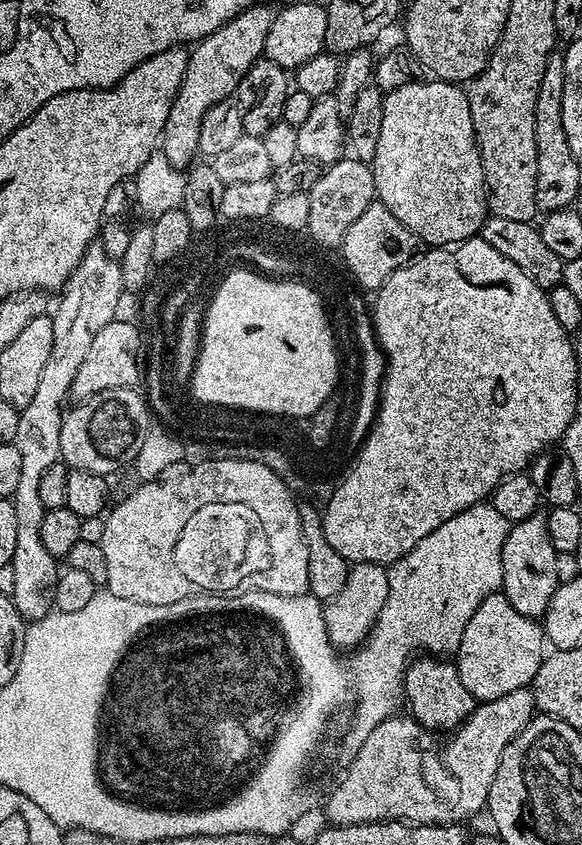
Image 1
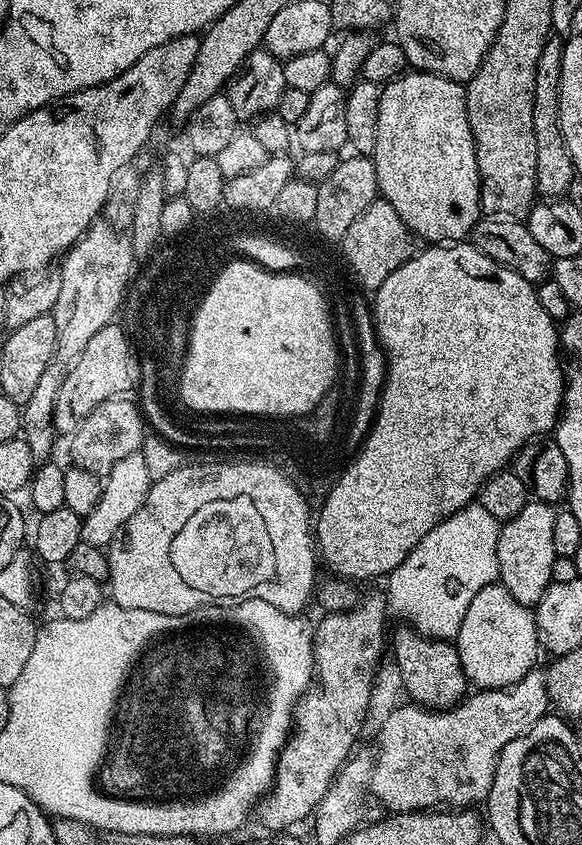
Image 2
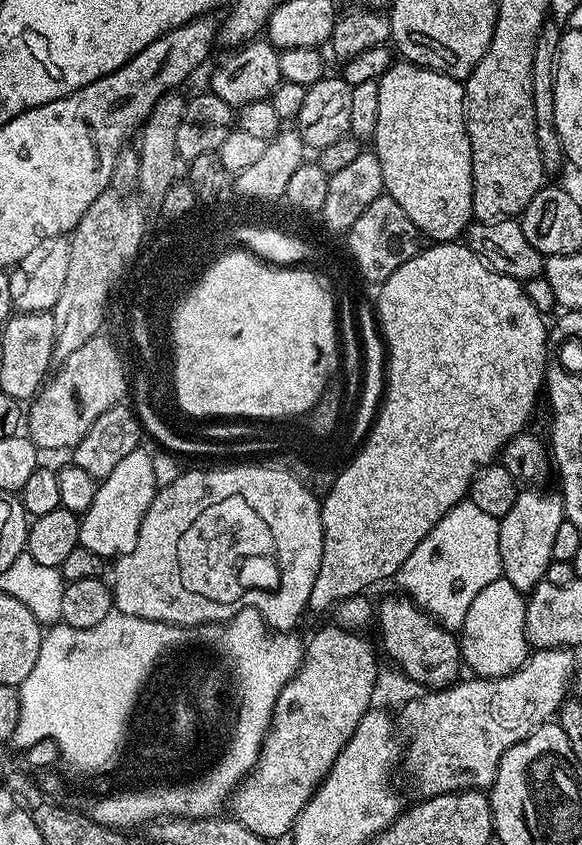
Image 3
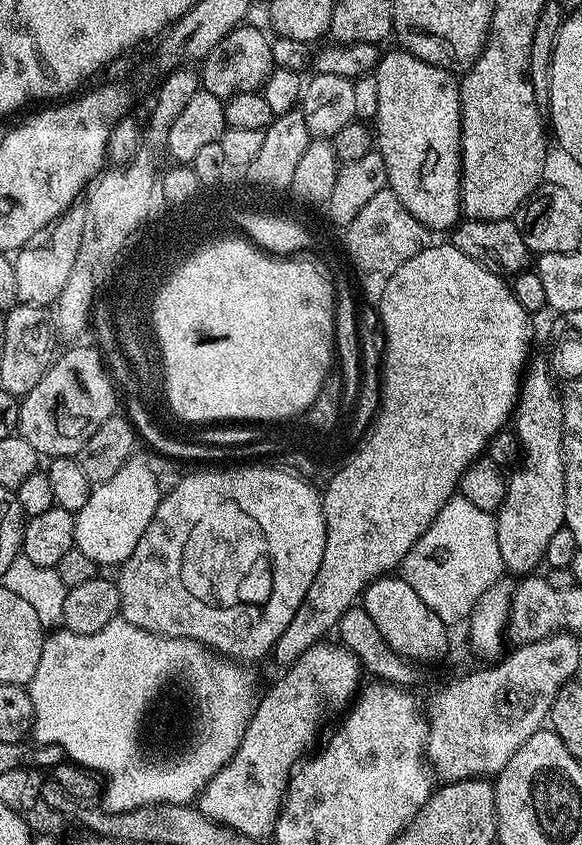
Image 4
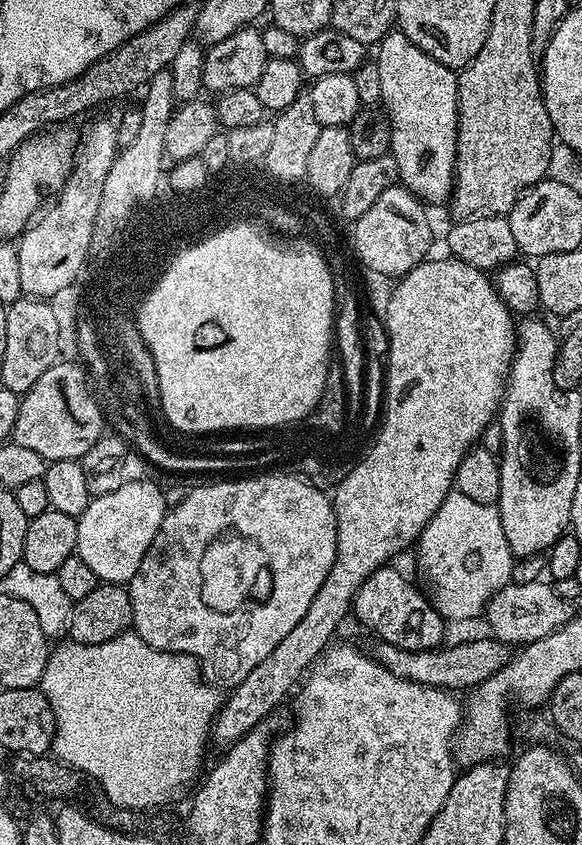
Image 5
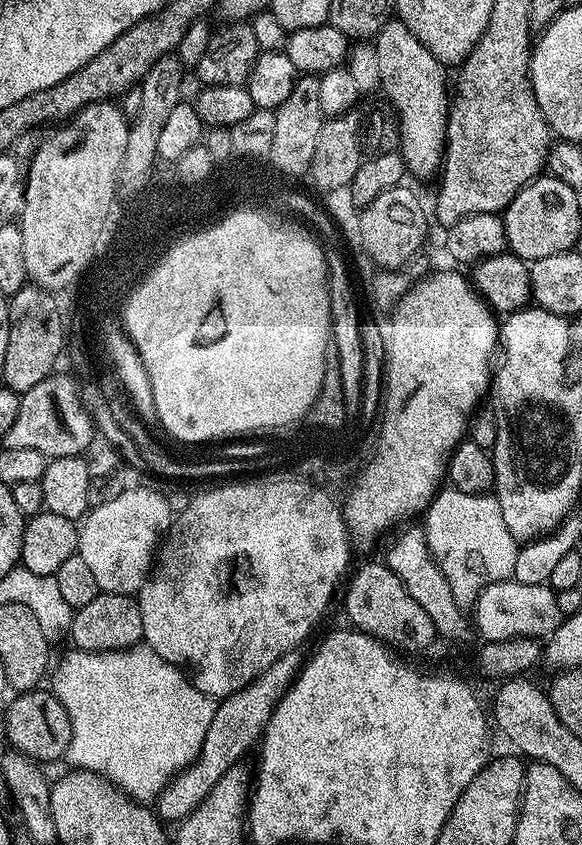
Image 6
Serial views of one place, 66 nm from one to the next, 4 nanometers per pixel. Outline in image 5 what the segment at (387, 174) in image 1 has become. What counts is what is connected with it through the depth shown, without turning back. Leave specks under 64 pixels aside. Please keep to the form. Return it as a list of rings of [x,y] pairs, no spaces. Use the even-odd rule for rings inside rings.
[[[399,30],[386,33],[375,52],[382,81],[380,104],[392,124],[390,155],[398,164],[399,183],[425,205],[445,203],[456,178],[457,73],[418,50]]]

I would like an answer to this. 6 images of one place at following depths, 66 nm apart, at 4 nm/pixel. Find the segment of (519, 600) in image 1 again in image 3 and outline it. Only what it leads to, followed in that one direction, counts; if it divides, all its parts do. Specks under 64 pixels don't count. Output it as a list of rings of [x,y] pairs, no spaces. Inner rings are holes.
[[[520,490],[516,493],[514,506],[499,517],[498,550],[500,551],[500,570],[510,585],[523,594],[531,593],[542,583],[546,570],[553,562],[554,537],[564,515],[564,497],[559,491]]]

